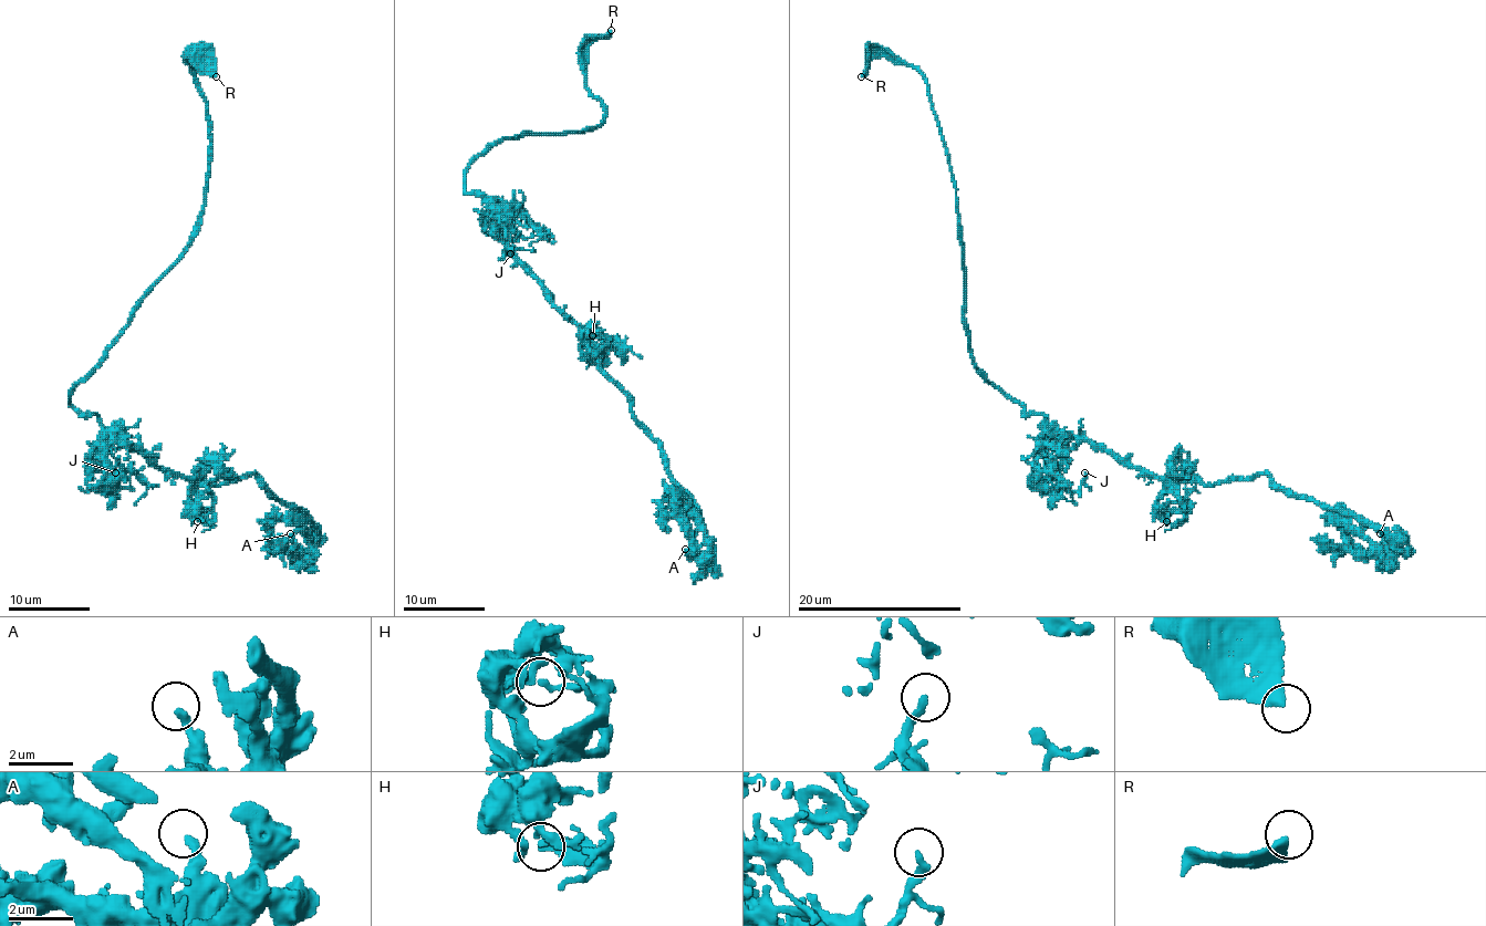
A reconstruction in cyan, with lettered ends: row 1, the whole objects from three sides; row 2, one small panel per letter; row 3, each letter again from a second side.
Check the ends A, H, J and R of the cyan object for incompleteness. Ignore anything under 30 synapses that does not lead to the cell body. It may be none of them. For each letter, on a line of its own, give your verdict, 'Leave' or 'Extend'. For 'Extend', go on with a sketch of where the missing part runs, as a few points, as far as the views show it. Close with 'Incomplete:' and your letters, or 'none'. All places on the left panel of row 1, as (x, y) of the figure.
A: Leave
H: Leave
J: Leave
R: Extend. Course of what is missing: (216, 76), (220, 31), (230, 21), (237, 29)
Incomplete: R

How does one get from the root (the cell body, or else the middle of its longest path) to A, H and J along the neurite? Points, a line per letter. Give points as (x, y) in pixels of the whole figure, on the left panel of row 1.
A: (85, 413), (113, 439), (187, 478), (220, 485), (252, 475), (294, 509), (310, 557), (298, 557), (290, 533)
H: (85, 413), (93, 413), (113, 439), (201, 485), (211, 499), (211, 523), (197, 521)
J: (85, 413), (93, 413), (100, 418), (107, 461), (107, 487), (112, 490), (115, 472)

